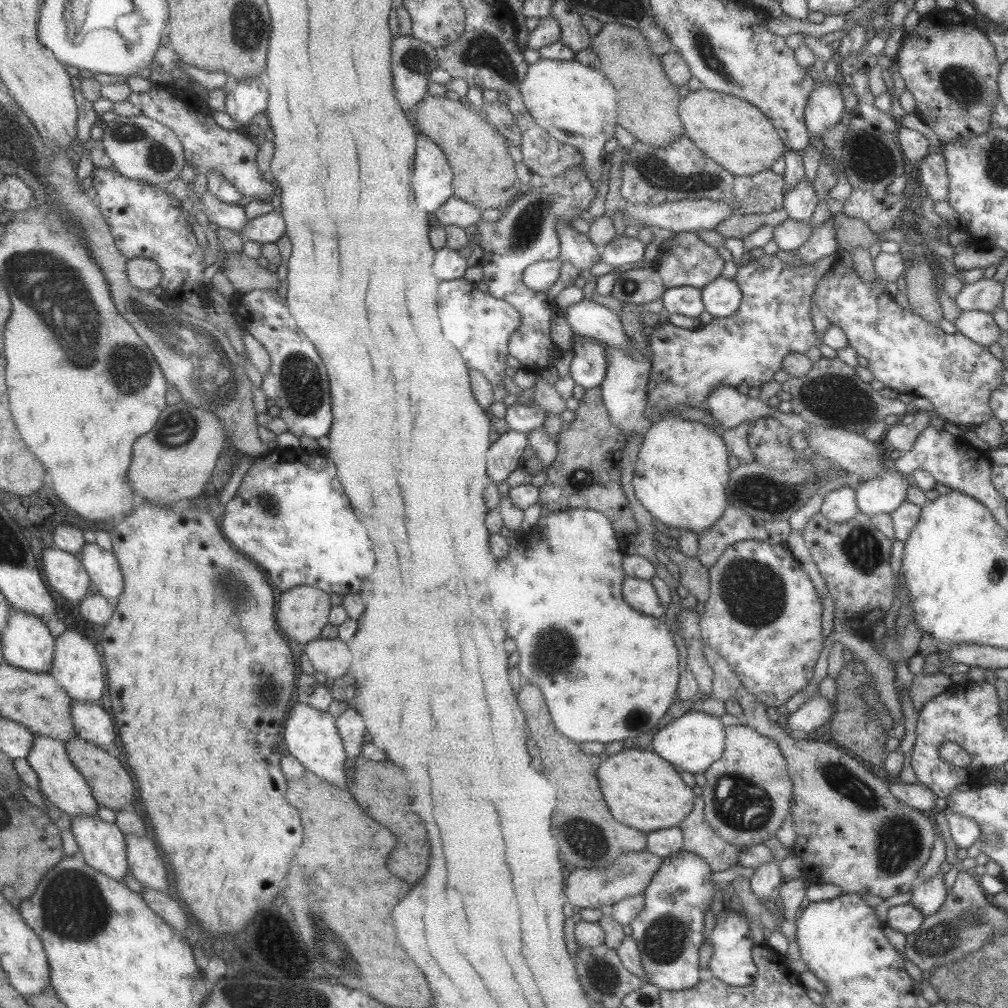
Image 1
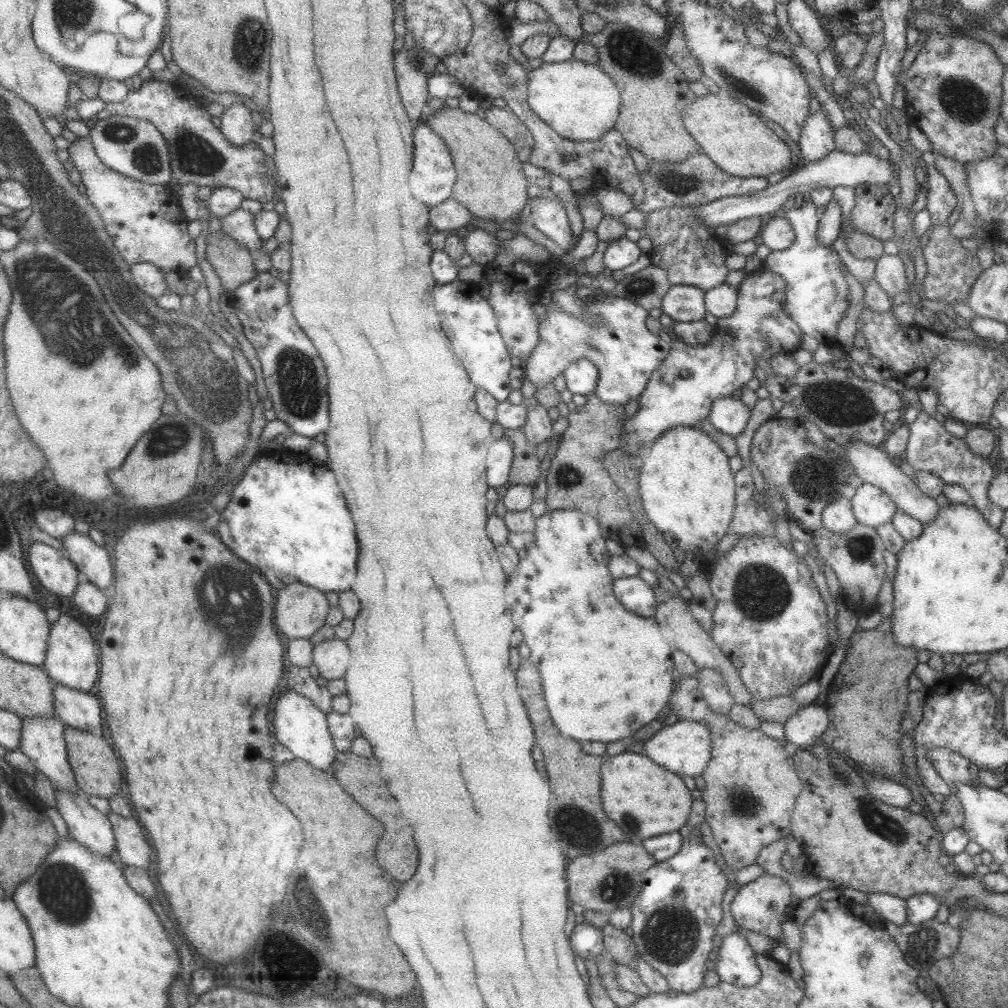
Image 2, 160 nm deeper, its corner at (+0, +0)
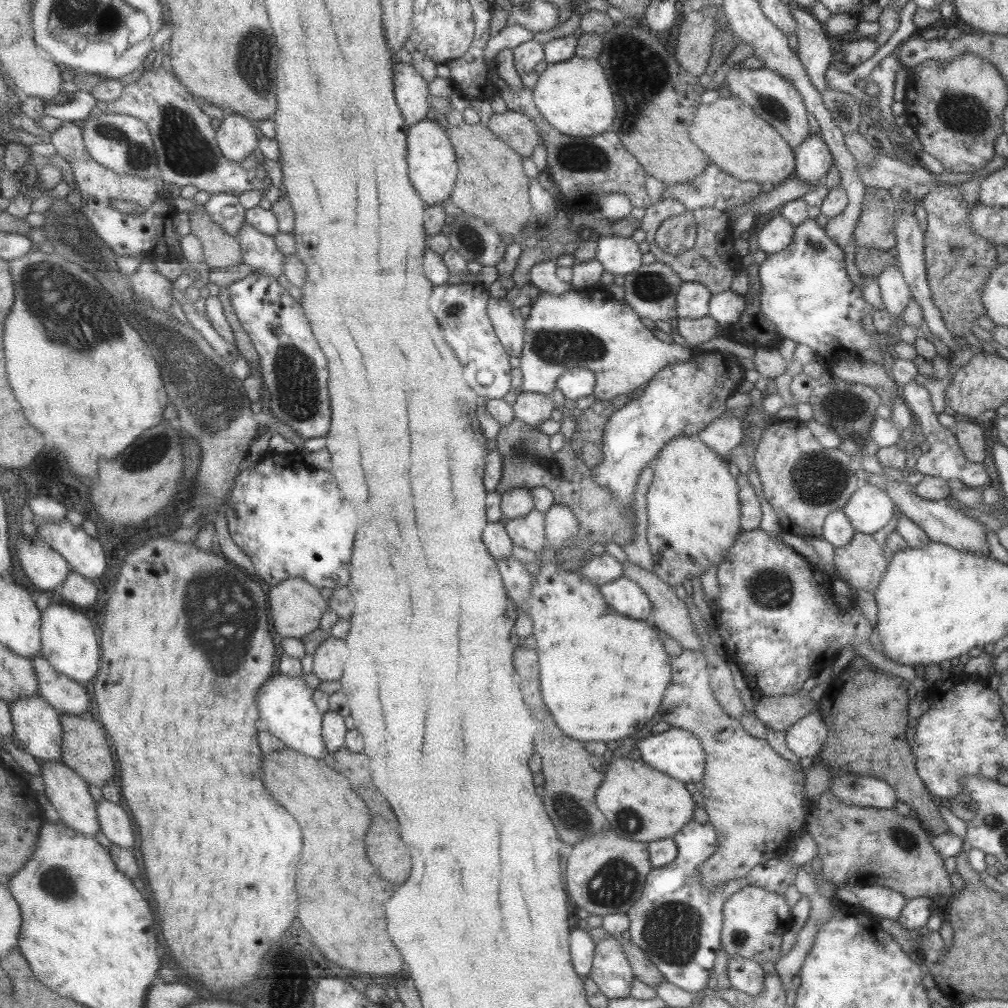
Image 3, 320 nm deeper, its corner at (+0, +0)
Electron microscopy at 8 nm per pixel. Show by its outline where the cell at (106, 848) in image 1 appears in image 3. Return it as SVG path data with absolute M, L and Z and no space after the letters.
M39 762L40 776L45 786L45 795L49 802L55 807L59 820L63 821L69 828L80 832L82 835L93 837L100 830L97 815L96 803L89 795L88 786L85 780L81 780L81 776L77 776L74 770L71 770L62 762L50 763Z

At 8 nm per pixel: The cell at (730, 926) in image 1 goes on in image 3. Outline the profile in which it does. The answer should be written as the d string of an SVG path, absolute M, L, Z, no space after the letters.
M740 956L727 961L727 976L734 990L753 997L763 993L765 973L759 964Z

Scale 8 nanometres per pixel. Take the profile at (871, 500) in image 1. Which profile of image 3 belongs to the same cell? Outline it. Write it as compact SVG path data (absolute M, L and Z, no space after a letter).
M866 483L853 491L842 511L854 531L873 534L887 525L894 504L885 490Z

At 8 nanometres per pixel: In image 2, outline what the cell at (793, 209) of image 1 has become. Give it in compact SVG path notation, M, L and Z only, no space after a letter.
M802 201L795 208L780 213L789 221L795 240L786 250L770 253L761 267L785 281L785 315L789 315L802 334L815 338L819 345L829 347L838 344L837 325L848 309L849 286L843 279L841 262L832 246L821 246L815 238L819 217L815 210L817 206L811 201Z

